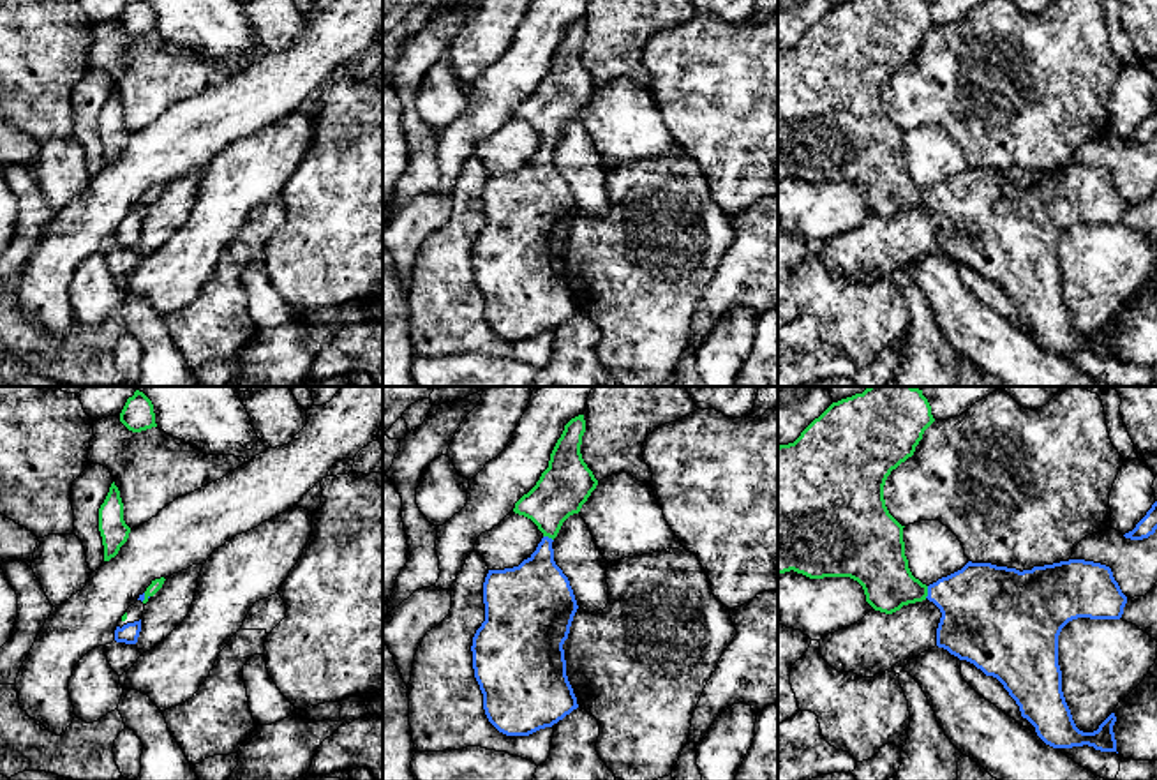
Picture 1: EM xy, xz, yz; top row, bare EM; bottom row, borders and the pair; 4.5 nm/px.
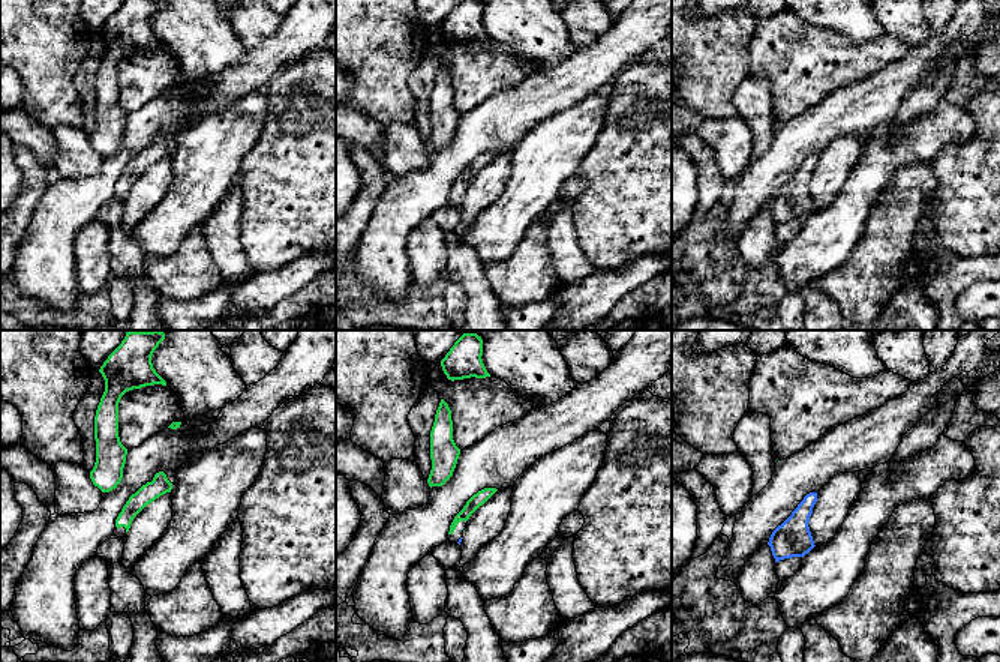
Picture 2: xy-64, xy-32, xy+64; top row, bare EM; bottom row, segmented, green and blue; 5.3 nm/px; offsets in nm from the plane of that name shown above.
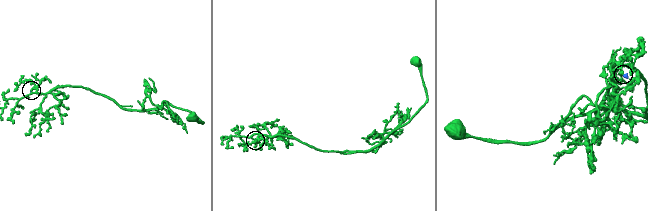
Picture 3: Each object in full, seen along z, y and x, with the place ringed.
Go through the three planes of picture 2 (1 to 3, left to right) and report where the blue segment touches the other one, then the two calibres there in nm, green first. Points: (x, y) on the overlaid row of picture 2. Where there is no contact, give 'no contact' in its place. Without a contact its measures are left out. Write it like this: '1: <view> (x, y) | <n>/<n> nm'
1: no contact
2: no contact
3: no contact

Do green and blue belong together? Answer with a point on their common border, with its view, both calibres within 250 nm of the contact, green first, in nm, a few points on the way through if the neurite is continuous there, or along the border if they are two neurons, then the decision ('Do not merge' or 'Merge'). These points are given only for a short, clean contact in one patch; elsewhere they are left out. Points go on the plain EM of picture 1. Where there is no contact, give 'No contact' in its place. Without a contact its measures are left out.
Touches green at yz (926, 196). Thickness 240 nm (green) against 360 nm. Merge

